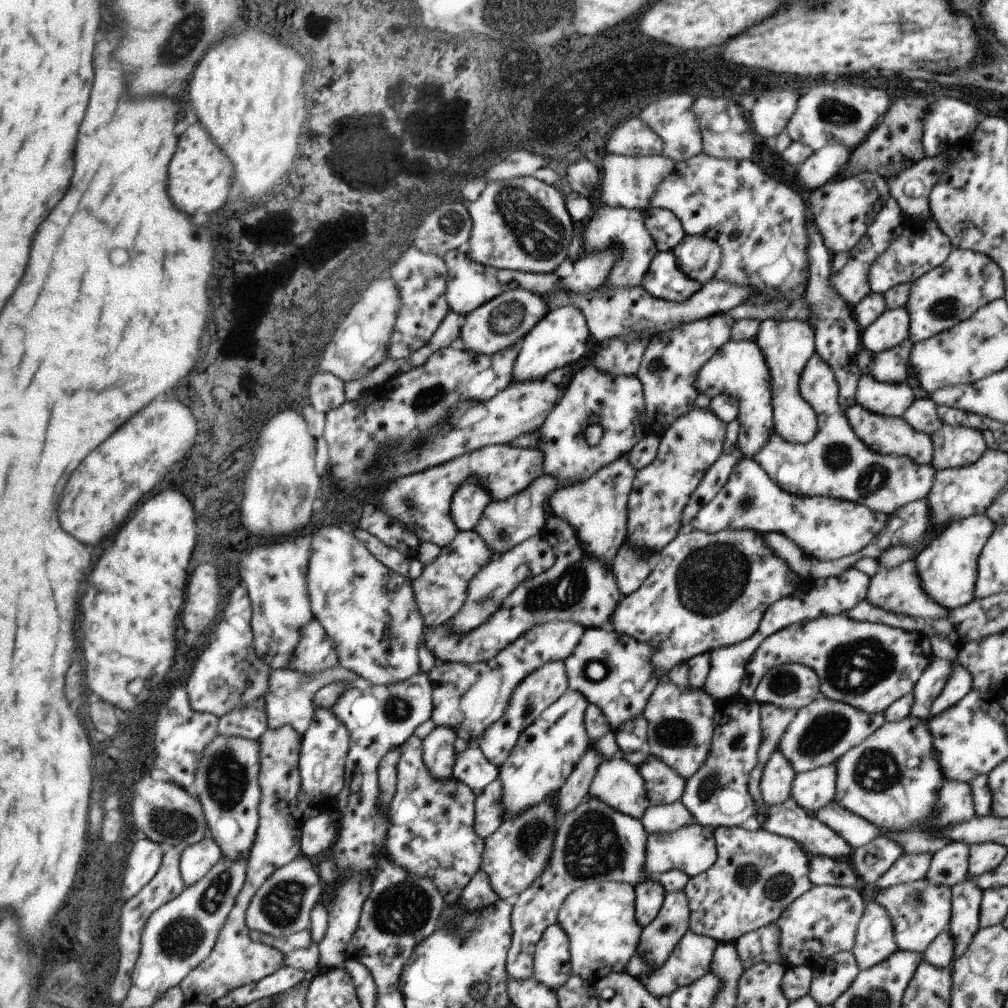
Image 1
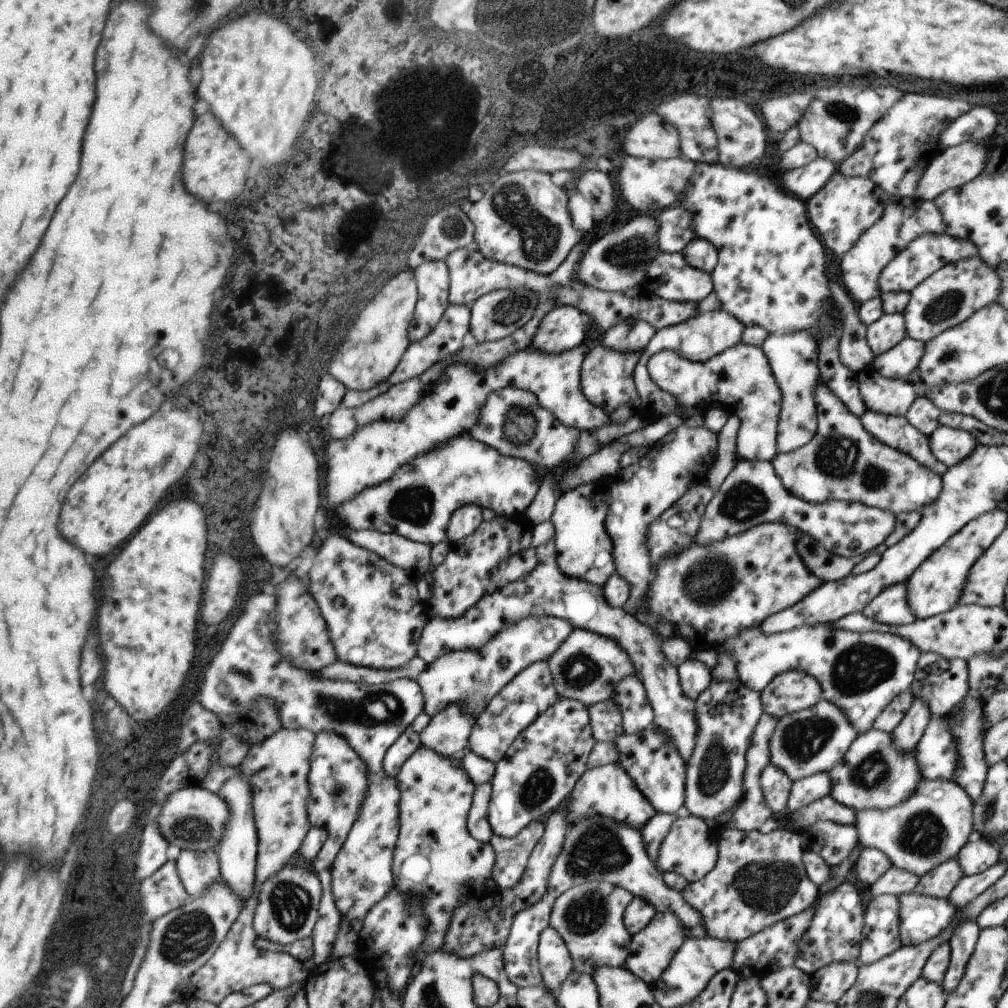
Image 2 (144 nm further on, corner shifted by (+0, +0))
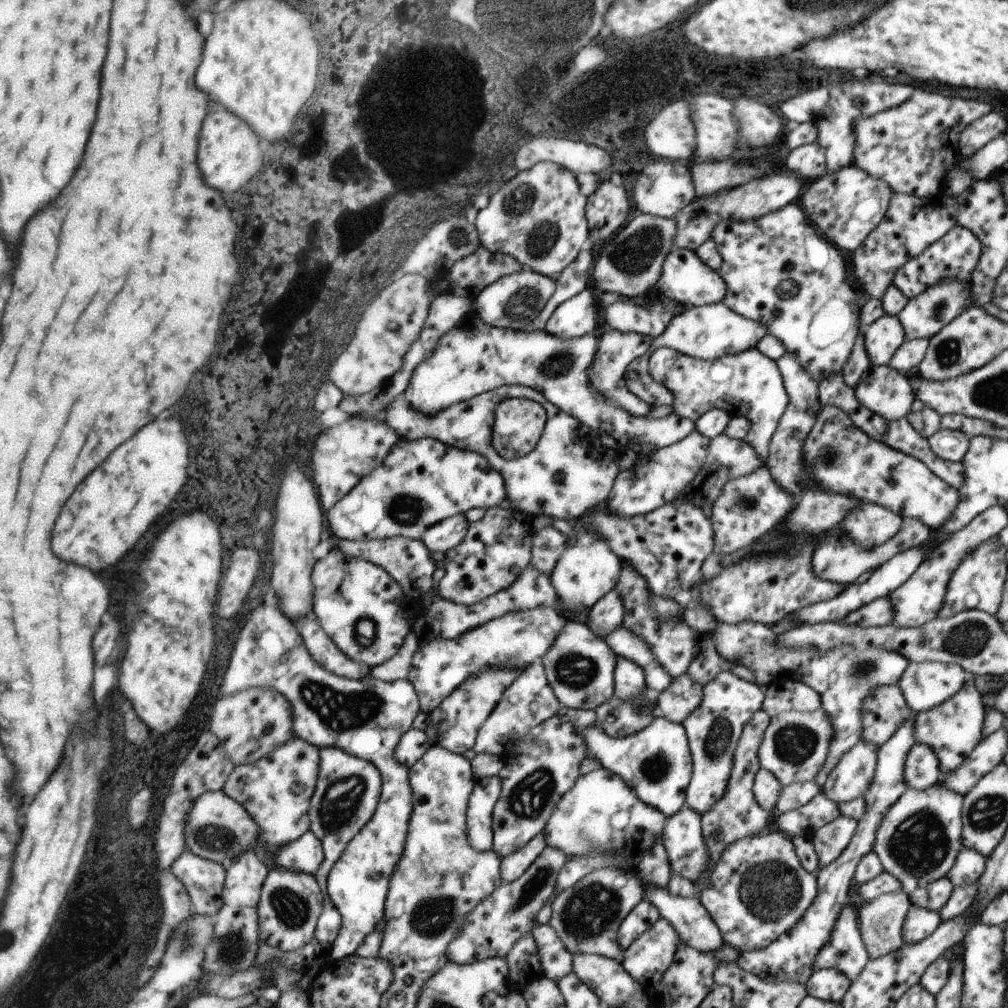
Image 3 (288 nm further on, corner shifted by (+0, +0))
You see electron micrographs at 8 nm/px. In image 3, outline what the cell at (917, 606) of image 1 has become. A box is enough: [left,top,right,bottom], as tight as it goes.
[845,596,895,630]

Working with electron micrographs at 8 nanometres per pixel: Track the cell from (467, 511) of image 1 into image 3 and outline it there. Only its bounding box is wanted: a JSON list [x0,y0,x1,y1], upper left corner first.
[419,514,469,554]

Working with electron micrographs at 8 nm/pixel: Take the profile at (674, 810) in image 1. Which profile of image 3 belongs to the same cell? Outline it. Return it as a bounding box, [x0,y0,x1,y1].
[637,834,671,888]

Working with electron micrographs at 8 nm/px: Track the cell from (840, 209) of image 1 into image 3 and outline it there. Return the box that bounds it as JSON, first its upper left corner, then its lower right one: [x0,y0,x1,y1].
[799,164,893,252]

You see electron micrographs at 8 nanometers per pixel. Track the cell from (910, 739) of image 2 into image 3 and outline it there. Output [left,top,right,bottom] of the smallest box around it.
[737,716,915,984]

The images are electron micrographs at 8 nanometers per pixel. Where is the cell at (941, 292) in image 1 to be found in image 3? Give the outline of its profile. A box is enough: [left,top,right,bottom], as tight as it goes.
[897,276,975,340]

